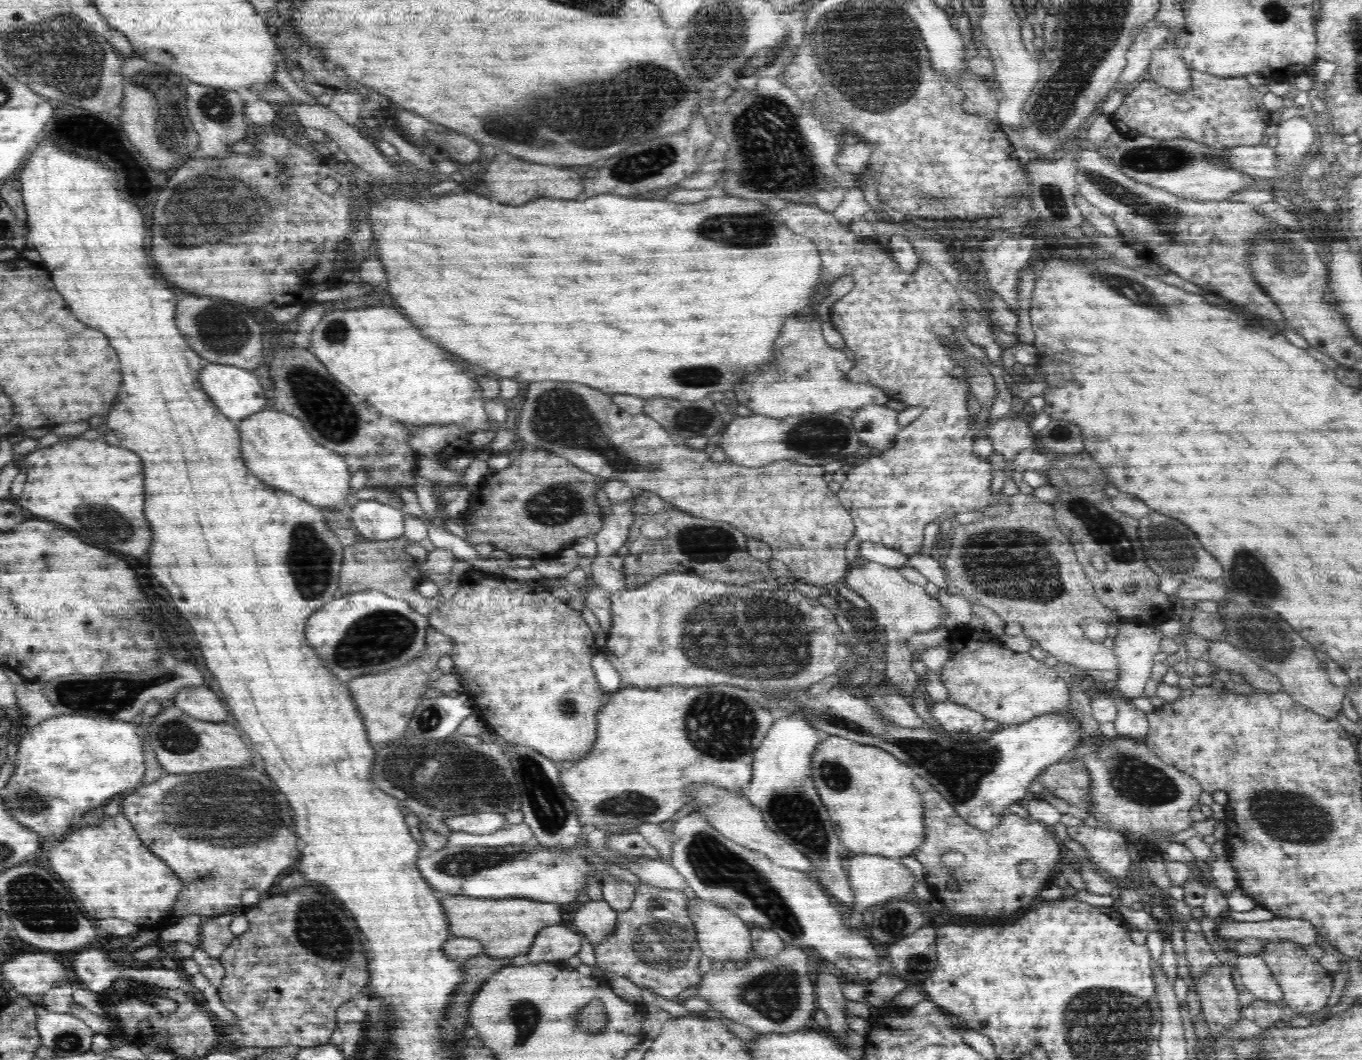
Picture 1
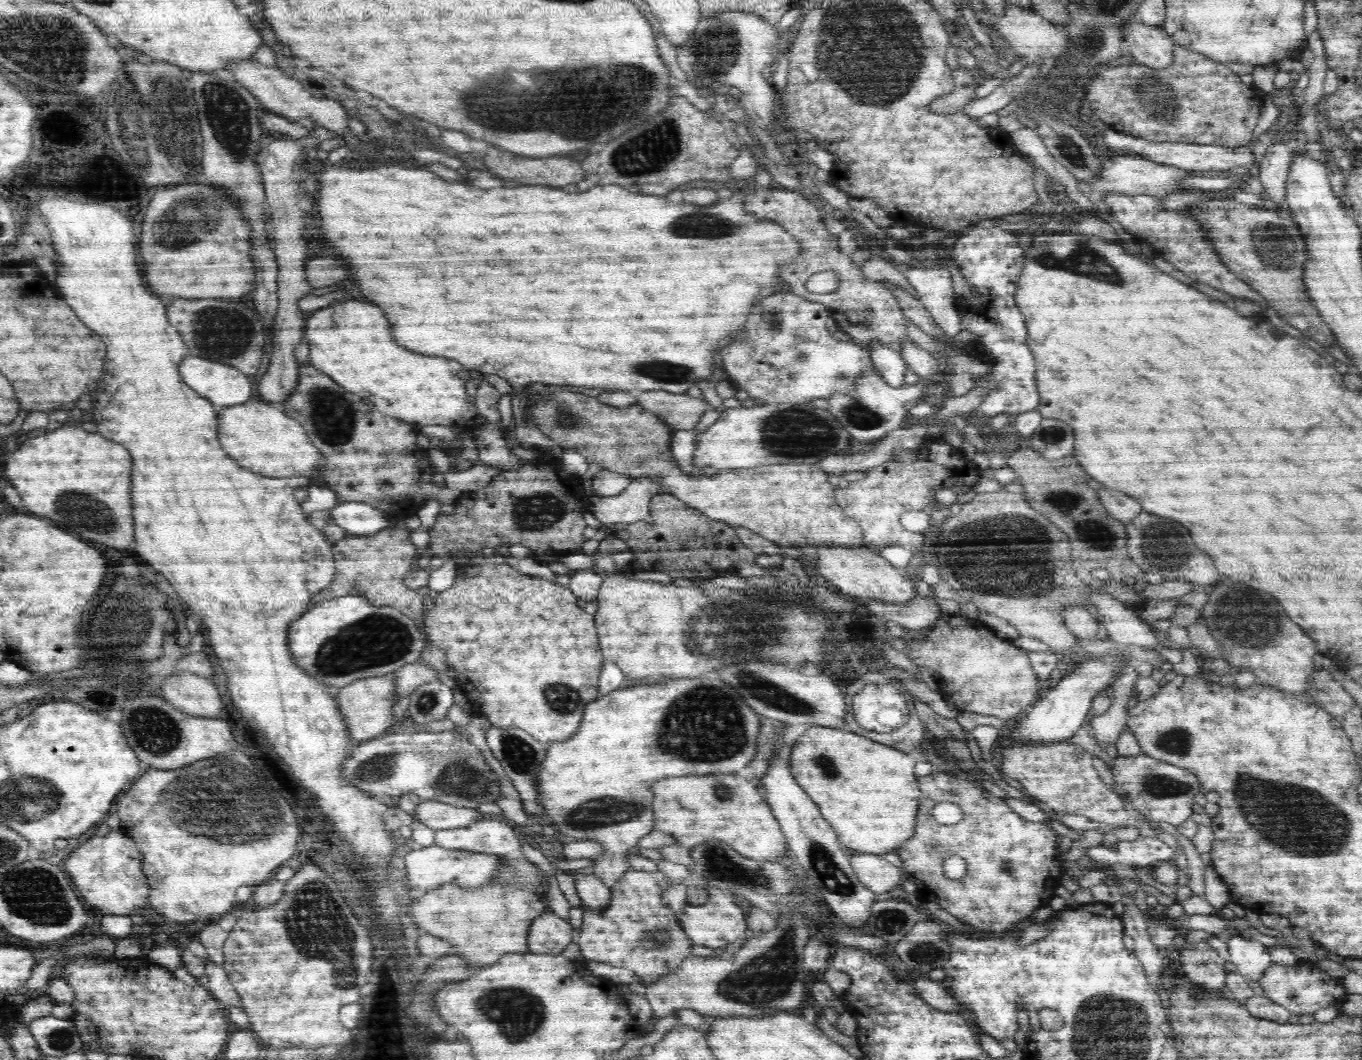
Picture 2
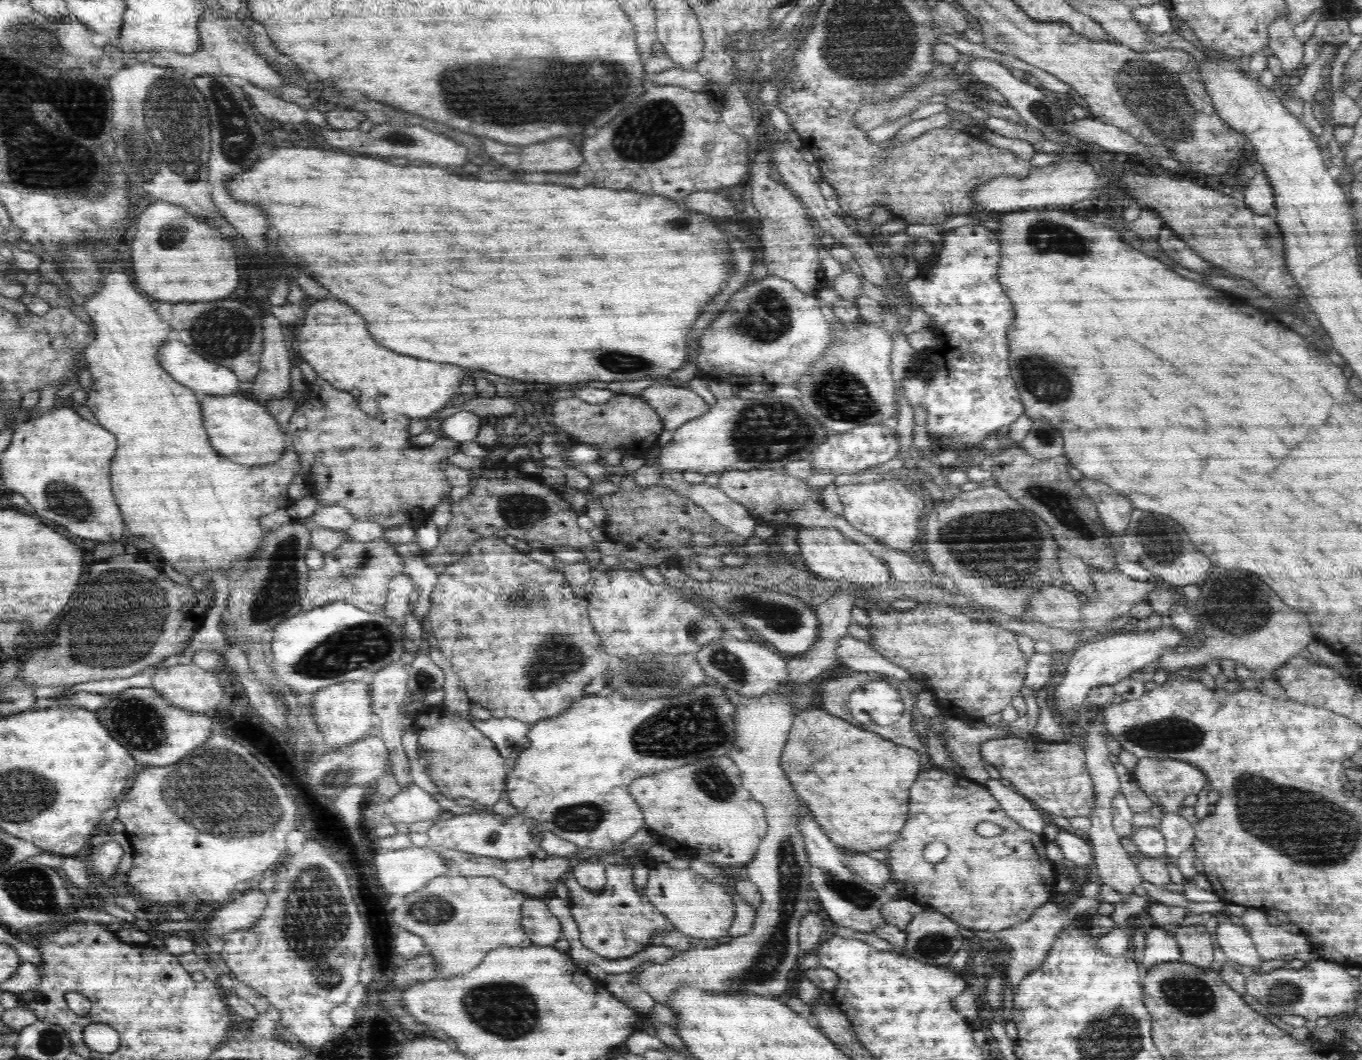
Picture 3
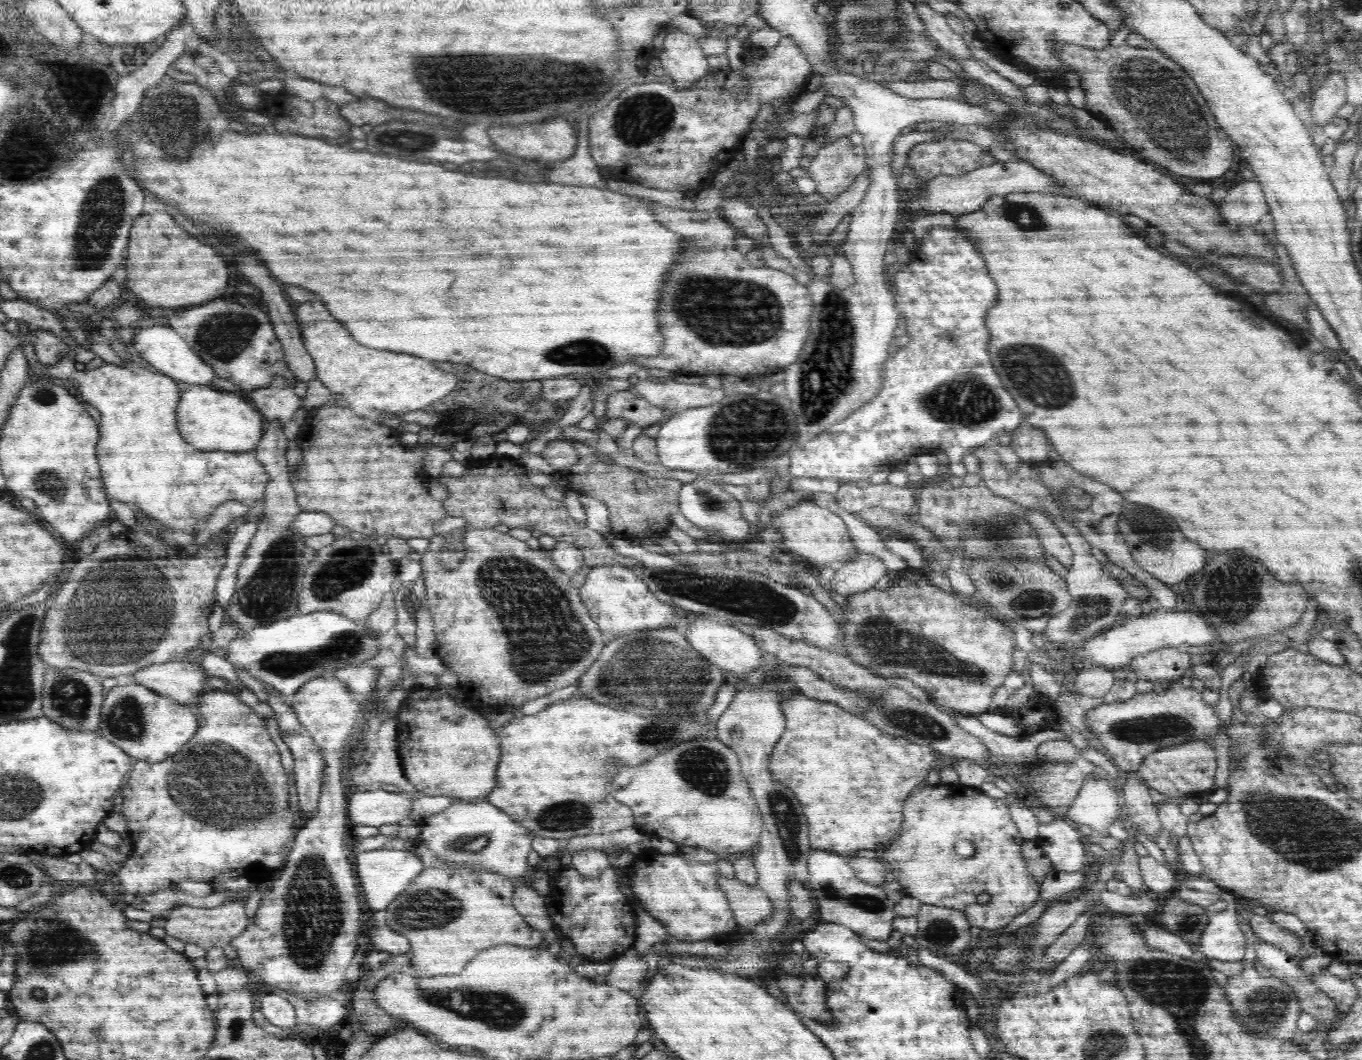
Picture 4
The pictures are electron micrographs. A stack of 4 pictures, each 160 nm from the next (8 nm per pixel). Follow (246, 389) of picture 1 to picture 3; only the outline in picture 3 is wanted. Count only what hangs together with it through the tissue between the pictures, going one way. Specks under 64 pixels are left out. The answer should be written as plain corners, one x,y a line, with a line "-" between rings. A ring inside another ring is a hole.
175,336
164,339
161,345
157,347
157,359
160,365
162,365
162,368
164,368
166,372
169,372
174,380
193,390
198,400
204,398
205,395
238,394
240,379
236,377
236,374
234,374
232,370
205,360
198,354
190,351
188,346
180,342

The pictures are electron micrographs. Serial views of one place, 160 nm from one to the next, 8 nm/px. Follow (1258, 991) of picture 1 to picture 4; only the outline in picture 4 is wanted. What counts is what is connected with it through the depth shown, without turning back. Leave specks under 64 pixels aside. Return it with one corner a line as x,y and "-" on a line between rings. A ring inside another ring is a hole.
1225,909
1210,917
1197,949
1200,956
1226,962
1242,961
1246,952
1245,935
1235,909

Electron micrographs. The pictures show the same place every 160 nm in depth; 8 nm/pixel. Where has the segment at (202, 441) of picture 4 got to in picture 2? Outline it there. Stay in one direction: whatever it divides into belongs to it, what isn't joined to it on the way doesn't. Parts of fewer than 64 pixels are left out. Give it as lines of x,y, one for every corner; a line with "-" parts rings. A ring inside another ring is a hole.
251,399
248,400
248,402
237,403
236,406
226,406
217,409
217,434
220,434
218,440
220,441
220,444
222,444
222,448
228,453
228,456
233,458
241,467
254,471
258,475
267,475
270,478
284,478
285,476
289,477
290,475
306,475
311,482
311,479
317,473
317,470
325,463
323,462
323,458
321,458
320,452
317,452
317,449
314,448
313,444
308,440
308,437
305,436
304,429
301,428
300,424
297,424
297,422
294,421
292,417
289,417
277,404
264,403
262,401

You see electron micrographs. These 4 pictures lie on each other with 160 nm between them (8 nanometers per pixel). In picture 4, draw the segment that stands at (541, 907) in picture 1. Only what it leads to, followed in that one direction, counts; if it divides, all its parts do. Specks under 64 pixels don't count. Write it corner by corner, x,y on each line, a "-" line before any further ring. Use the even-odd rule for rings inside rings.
425,867
384,910
388,926
404,934
412,944
411,973
419,977
458,974
476,954
496,945
544,946
541,934
528,926
512,904
515,886
514,878
498,873

